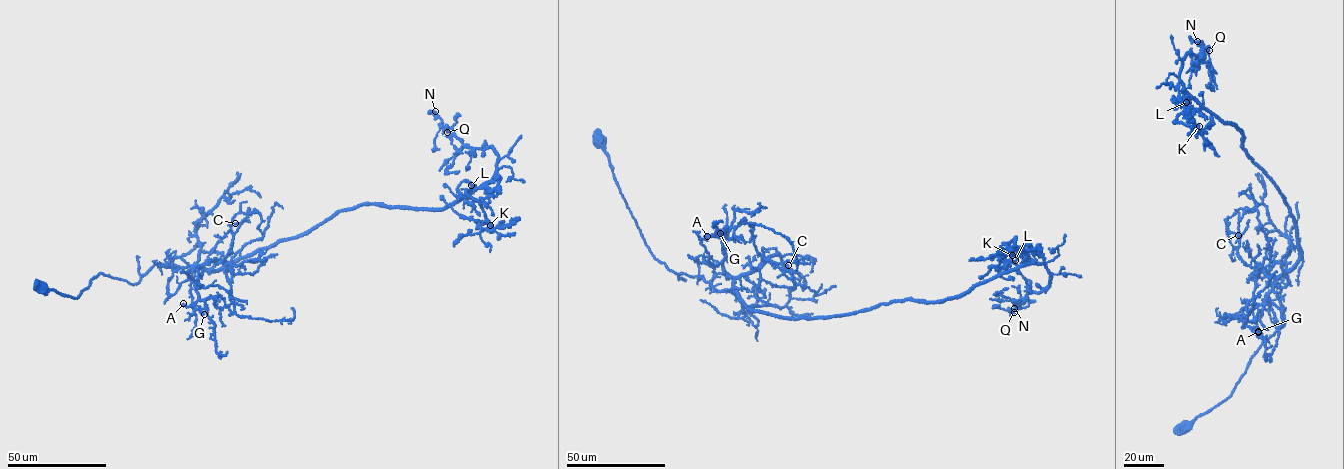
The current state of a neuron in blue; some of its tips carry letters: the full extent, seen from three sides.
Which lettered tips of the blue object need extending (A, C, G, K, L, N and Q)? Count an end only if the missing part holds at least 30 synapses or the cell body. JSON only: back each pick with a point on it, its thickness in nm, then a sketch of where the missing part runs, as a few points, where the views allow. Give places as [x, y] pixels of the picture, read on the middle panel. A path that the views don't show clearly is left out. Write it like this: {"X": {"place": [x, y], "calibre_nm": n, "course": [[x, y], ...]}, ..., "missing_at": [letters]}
{"L": {"place": [1015, 260], "calibre_nm": 260, "course": [[1015, 260], [1022, 258], [1029, 264]]}, "missing_at": ["L"]}

